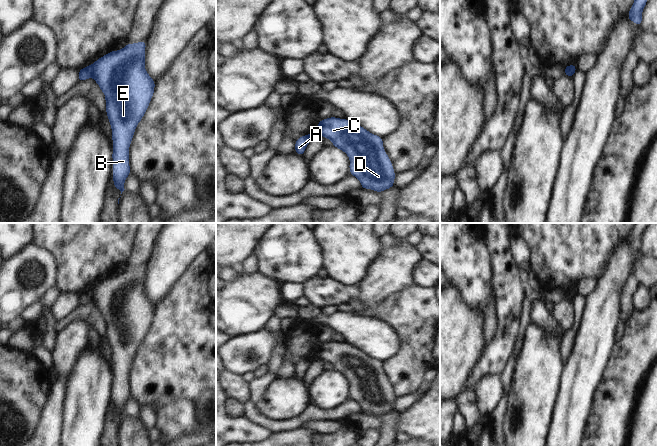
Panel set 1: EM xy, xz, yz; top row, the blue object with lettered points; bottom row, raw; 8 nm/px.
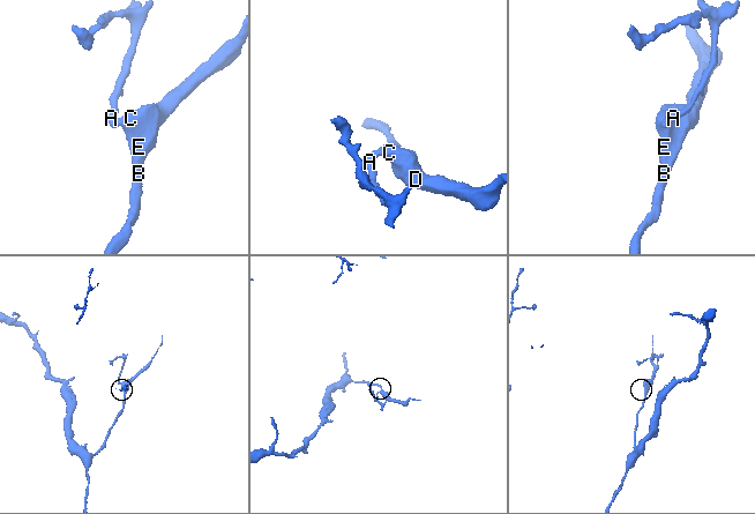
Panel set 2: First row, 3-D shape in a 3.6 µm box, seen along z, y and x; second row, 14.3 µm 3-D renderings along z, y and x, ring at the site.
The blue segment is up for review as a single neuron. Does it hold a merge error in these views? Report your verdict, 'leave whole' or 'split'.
split

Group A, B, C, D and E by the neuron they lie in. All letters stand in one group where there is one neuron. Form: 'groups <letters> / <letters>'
groups A / B C D E

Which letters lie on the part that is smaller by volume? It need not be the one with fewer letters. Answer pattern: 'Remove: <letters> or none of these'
Remove: A

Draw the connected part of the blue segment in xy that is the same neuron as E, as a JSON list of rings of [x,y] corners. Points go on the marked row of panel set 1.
[[[146,40],[127,45],[119,51],[110,53],[97,59],[93,64],[93,77],[105,94],[106,114],[112,129],[113,140],[113,183],[122,192],[124,182],[131,174],[129,165],[129,147],[138,123],[148,109],[155,89],[155,81],[145,70]]]

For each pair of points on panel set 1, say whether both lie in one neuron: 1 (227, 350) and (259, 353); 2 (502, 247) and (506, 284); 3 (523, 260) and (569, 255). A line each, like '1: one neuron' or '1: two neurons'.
1: one neuron
2: one neuron
3: two neurons

